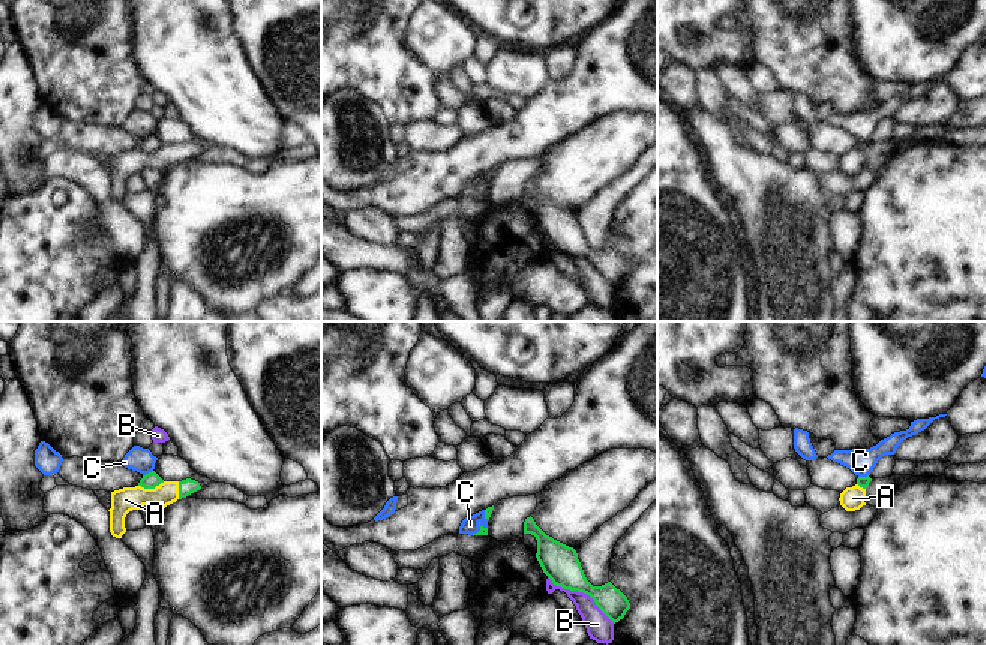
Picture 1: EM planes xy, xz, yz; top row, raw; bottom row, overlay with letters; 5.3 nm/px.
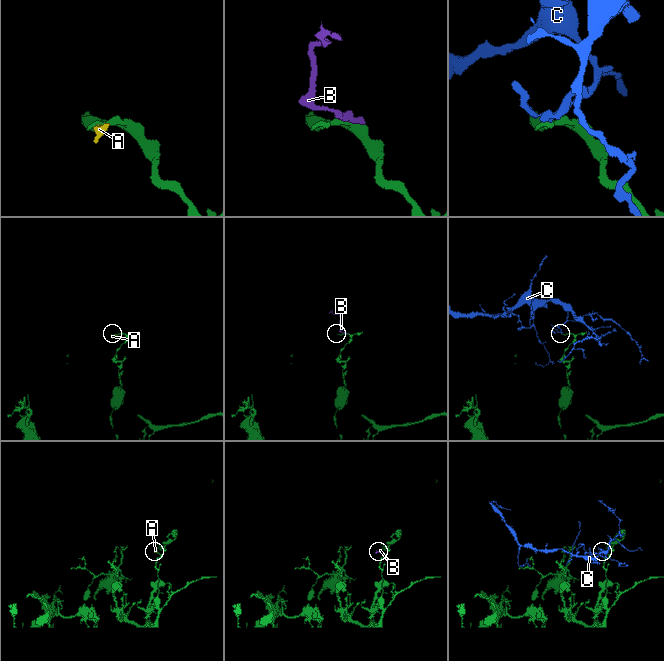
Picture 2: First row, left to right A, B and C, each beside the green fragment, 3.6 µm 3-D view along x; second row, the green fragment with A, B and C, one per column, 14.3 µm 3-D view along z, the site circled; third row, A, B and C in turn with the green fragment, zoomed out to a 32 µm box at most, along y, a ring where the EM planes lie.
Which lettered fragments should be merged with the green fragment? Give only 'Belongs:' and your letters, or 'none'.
Belongs: A

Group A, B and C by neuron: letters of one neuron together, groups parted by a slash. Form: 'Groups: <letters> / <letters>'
Groups: A / B / C.

